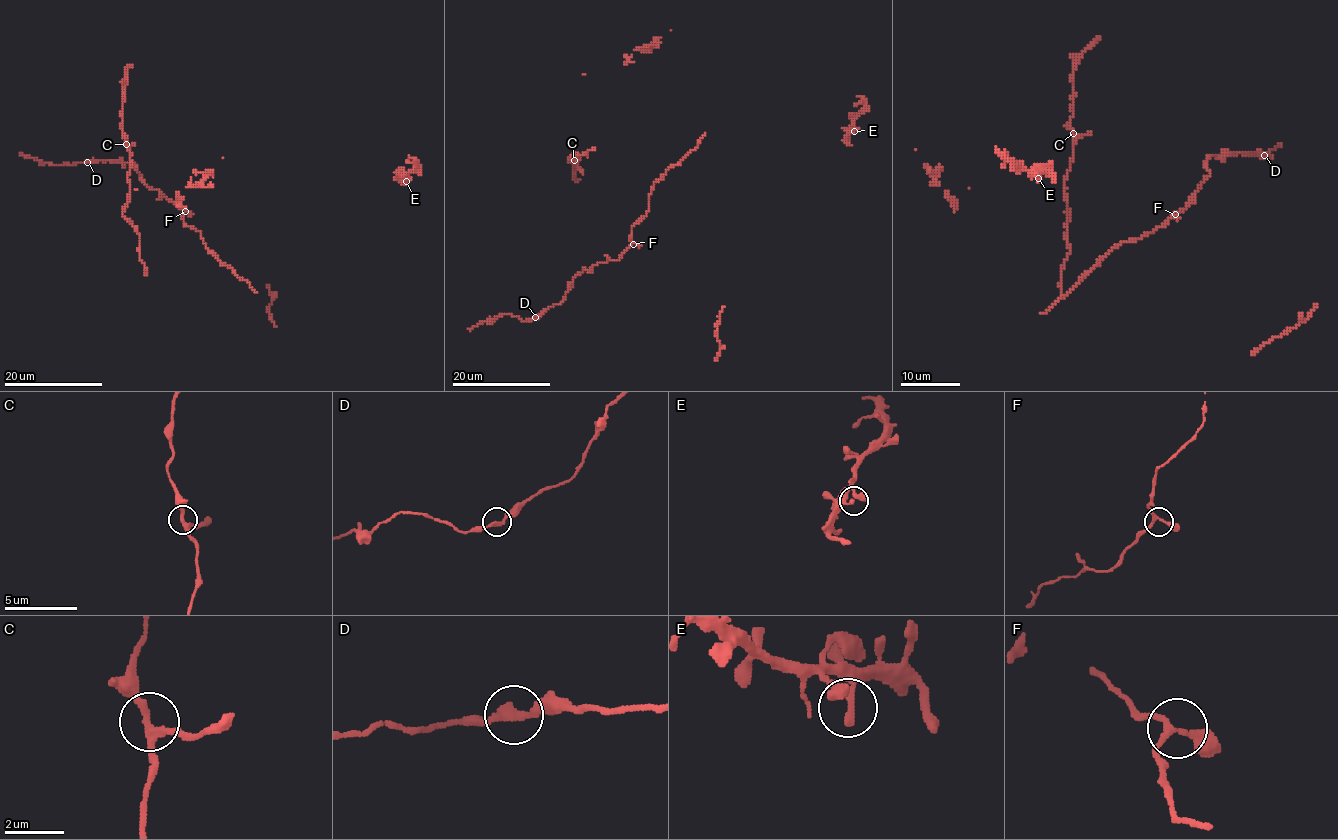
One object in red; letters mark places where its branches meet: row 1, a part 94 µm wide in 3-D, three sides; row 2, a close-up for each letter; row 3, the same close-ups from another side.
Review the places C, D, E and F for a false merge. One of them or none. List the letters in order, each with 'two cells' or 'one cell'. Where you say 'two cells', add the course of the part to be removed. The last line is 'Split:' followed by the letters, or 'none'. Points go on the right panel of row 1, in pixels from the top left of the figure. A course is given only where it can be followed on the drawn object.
C: one cell
D: one cell
E: one cell
F: one cell
Split: none

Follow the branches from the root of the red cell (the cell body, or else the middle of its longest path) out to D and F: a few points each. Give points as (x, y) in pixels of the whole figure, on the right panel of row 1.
D: (1106, 254), (1126, 241), (1151, 233), (1191, 204), (1194, 192), (1209, 174), (1209, 156), (1264, 155)
F: (1106, 254), (1126, 241), (1136, 241), (1151, 233), (1175, 214)

